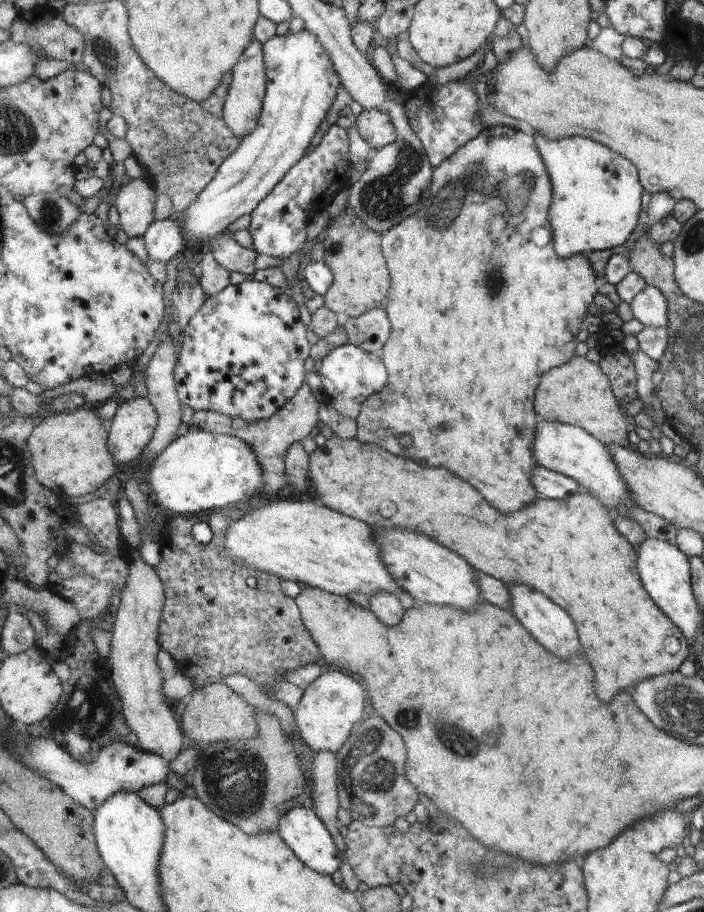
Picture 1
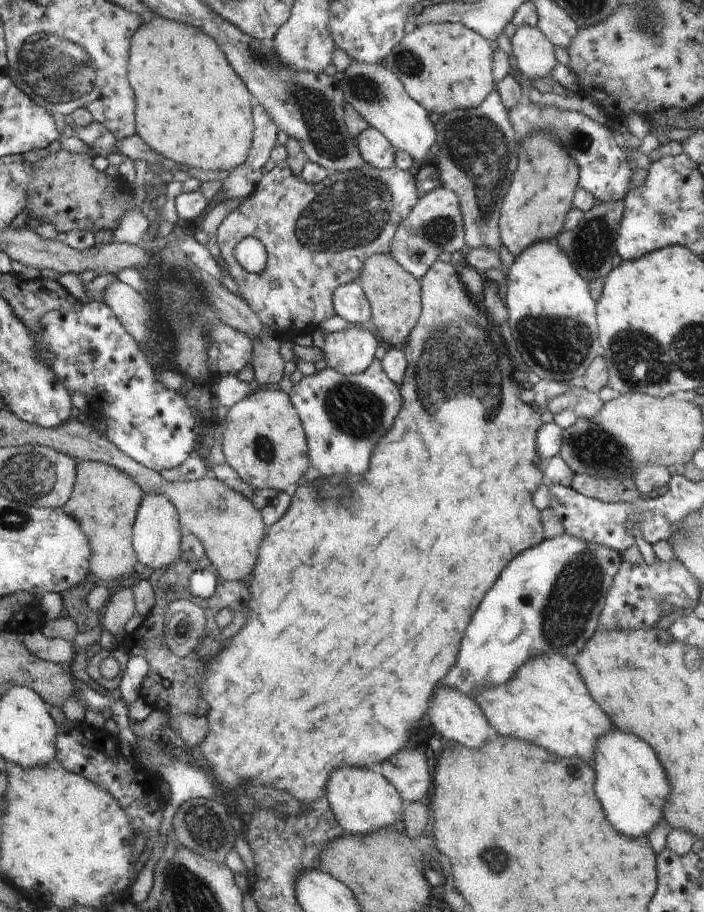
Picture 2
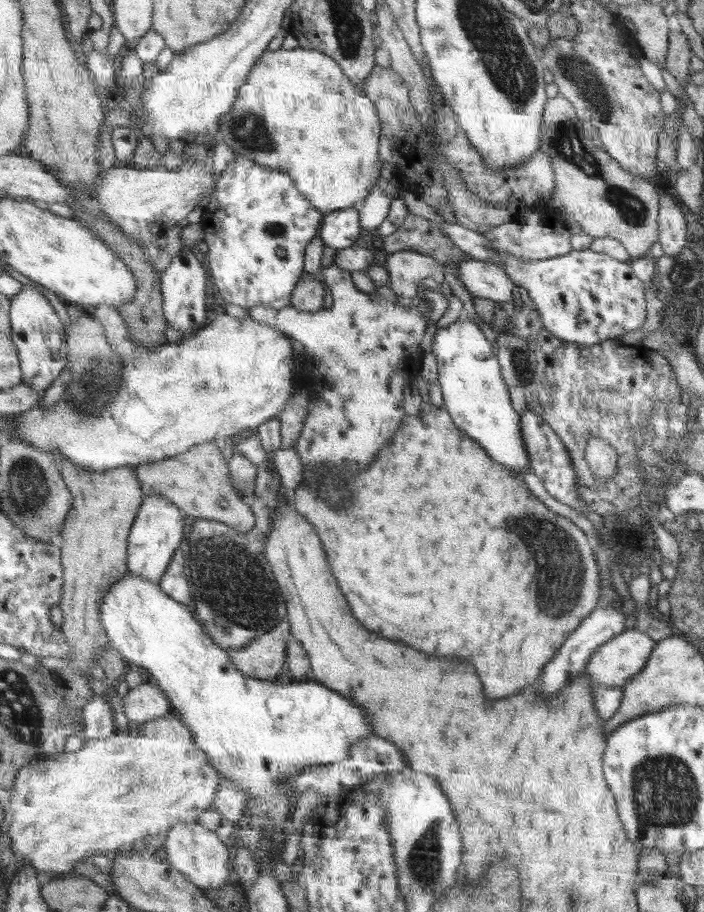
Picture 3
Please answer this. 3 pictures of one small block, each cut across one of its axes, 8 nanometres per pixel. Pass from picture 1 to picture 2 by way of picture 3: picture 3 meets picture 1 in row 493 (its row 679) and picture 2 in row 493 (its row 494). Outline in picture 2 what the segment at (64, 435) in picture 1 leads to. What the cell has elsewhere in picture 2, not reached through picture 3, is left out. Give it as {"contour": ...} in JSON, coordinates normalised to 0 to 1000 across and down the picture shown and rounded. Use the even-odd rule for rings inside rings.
{"contour":[[[114,505],[111,509],[111,530],[105,533],[105,544],[88,557],[114,573],[131,598],[131,621],[128,627],[134,636],[159,638],[190,629],[190,621],[200,616],[192,601],[192,579],[206,539],[196,529],[173,518],[170,513],[142,507]]]}

